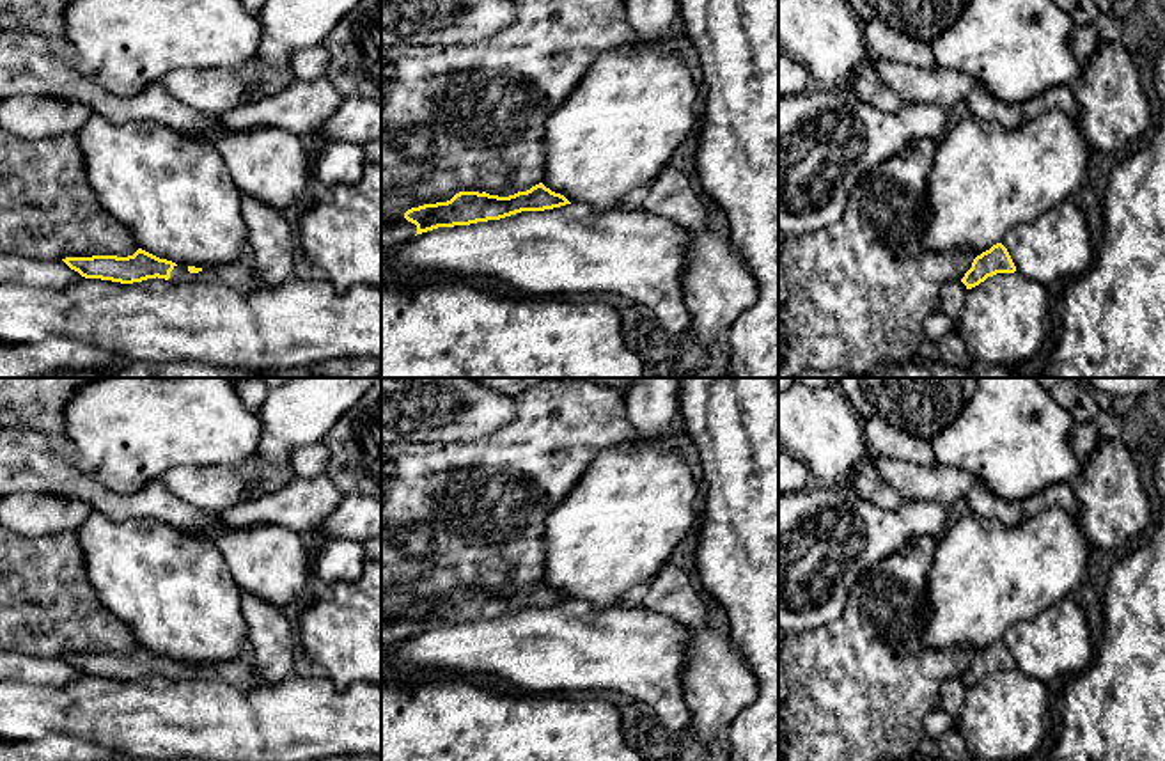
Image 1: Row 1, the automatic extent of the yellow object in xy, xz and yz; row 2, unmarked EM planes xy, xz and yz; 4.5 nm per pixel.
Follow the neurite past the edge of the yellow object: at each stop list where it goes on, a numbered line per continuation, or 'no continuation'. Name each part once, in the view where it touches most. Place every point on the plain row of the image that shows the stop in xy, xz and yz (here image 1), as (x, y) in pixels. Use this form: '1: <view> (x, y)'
1: xy (238, 669)

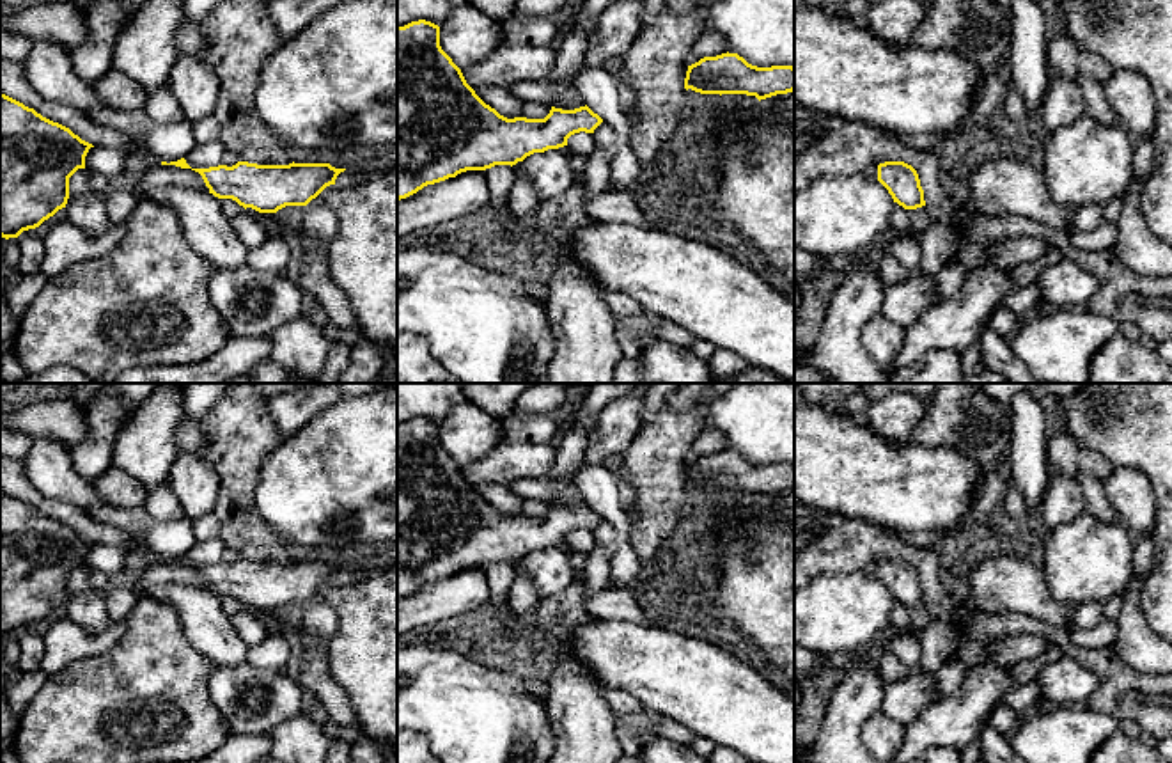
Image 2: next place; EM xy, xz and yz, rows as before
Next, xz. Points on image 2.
no continuation

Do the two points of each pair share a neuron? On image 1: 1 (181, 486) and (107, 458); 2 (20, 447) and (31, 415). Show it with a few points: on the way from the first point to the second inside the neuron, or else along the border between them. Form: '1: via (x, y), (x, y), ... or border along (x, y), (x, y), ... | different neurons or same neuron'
1: border along (199, 465), (174, 465), (158, 479) | different neurons
2: border along (18, 426), (64, 439) | different neurons

